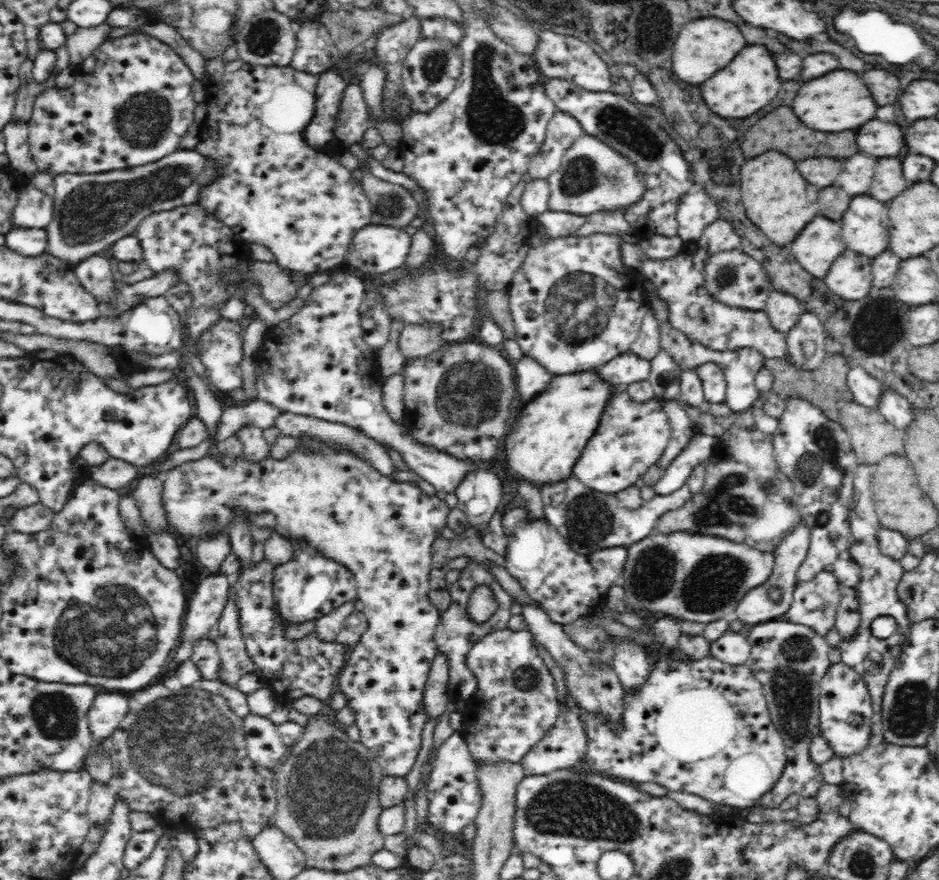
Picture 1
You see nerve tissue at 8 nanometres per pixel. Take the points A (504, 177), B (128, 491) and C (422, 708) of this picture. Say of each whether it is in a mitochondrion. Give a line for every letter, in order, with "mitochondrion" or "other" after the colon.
A: other
B: other
C: other

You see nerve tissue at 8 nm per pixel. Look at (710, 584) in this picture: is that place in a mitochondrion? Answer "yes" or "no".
yes

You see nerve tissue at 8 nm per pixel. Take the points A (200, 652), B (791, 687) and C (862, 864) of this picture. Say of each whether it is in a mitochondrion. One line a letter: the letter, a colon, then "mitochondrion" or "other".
A: other
B: mitochondrion
C: mitochondrion

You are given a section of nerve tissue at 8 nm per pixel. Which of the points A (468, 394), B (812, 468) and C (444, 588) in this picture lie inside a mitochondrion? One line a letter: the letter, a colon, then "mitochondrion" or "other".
A: mitochondrion
B: mitochondrion
C: other

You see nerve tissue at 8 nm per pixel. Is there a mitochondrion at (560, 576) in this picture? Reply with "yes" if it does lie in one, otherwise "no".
no

